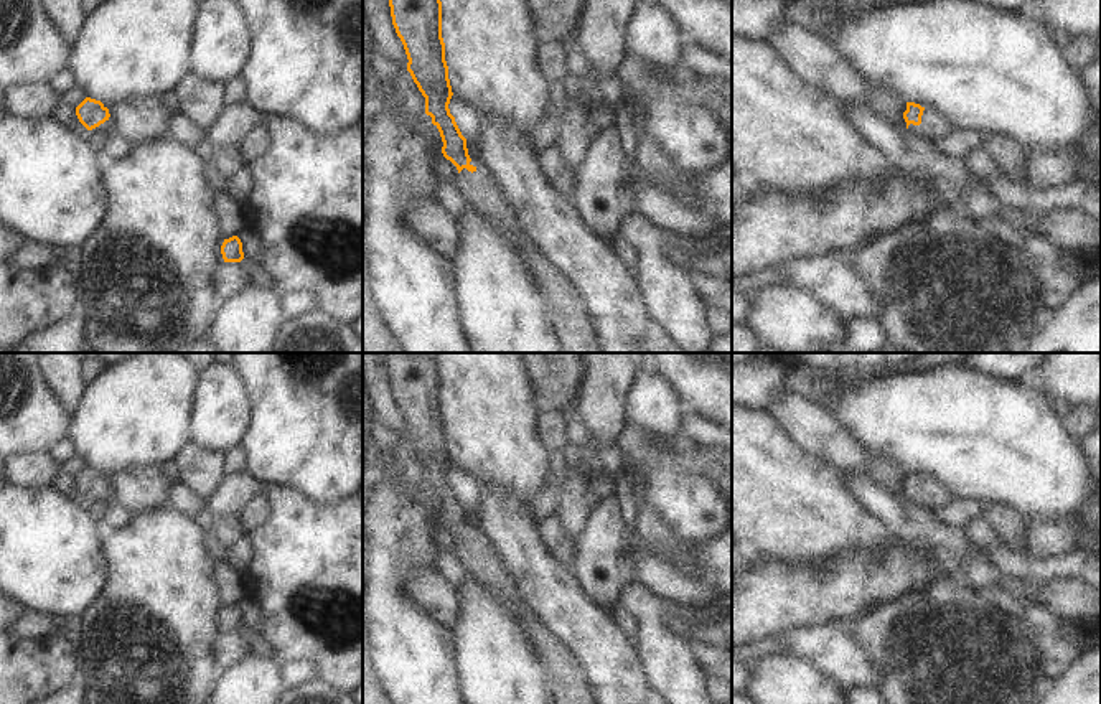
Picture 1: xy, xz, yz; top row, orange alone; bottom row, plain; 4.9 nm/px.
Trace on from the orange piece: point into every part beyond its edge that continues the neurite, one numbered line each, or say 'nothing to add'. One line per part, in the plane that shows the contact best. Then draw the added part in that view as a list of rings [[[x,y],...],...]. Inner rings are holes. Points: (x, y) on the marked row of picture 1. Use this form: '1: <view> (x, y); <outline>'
1: xz (571, 314); [[[470,162],[476,170],[463,168],[455,183],[466,201],[490,216],[503,231],[509,232],[531,257],[546,302],[550,307],[555,326],[567,346],[567,353],[605,353],[583,293],[574,280],[550,260],[536,239],[522,226],[516,209],[496,176],[486,173],[480,163]]]

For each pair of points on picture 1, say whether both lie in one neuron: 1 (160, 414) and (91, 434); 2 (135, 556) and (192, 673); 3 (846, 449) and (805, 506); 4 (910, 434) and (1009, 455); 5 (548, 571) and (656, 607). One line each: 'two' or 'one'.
1: one
2: one
3: two
4: one
5: two

